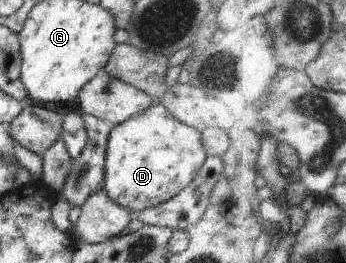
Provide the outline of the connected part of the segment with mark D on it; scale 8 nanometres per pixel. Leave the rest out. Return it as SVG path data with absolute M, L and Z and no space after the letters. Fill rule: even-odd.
M161 103L153 104L110 130L103 189L134 215L177 196L199 174L207 157L199 131L172 117Z

